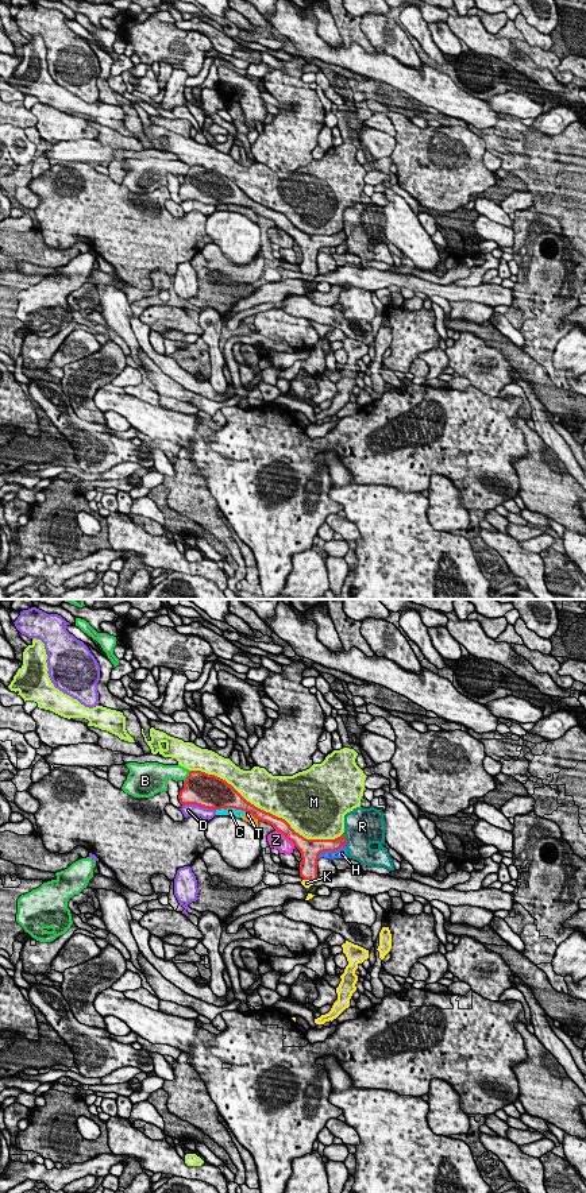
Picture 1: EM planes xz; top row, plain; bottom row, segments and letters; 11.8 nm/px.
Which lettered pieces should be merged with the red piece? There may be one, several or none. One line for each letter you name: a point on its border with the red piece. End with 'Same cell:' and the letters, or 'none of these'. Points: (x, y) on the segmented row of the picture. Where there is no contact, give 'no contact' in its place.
K: contact xz (308, 879)
Same cell: K

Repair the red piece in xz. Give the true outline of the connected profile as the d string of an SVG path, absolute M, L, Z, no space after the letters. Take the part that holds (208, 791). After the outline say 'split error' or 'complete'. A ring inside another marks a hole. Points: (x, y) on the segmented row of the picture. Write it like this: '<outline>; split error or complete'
M190 771L178 795L180 803L196 804L208 810L235 808L250 812L255 819L271 825L284 834L301 853L300 876L305 888L317 880L317 860L324 852L335 852L347 845L346 835L335 839L307 839L296 833L290 825L270 812L266 812L247 802L225 780L201 771Z; split error

